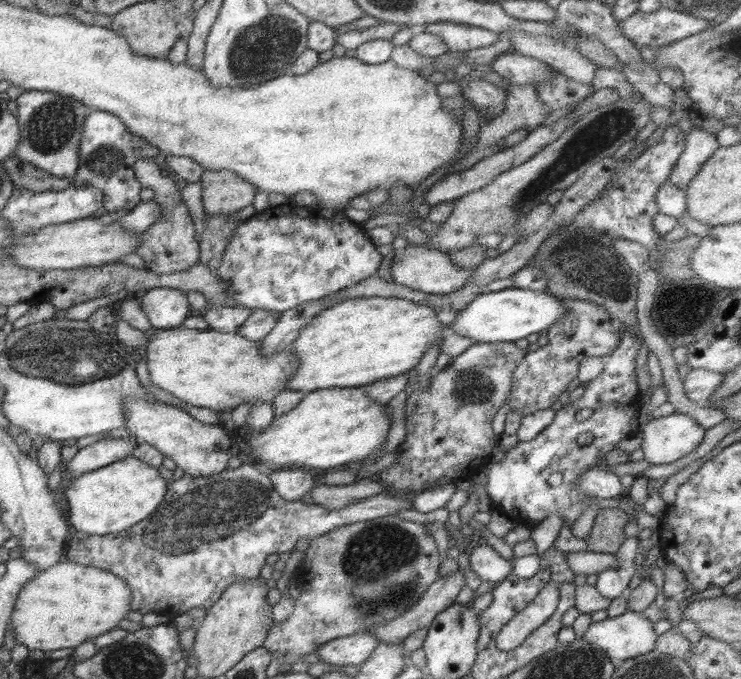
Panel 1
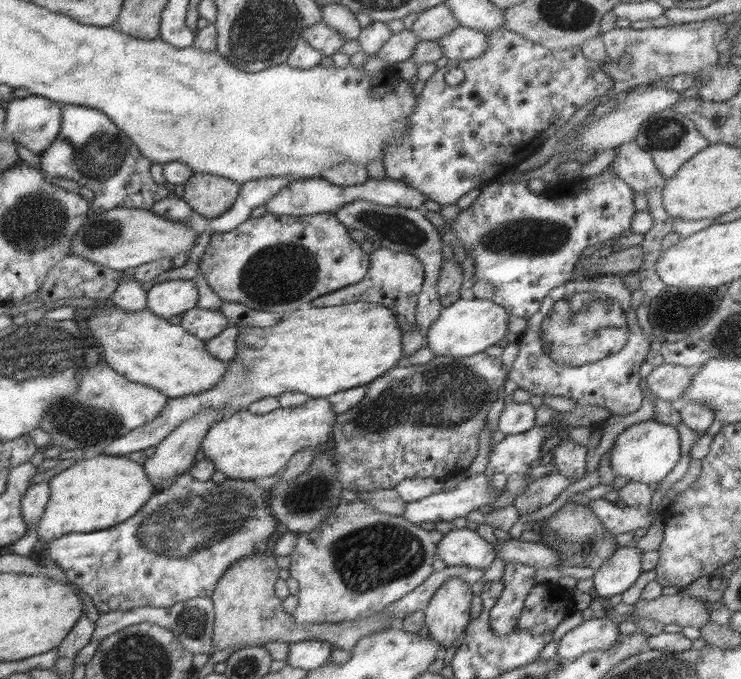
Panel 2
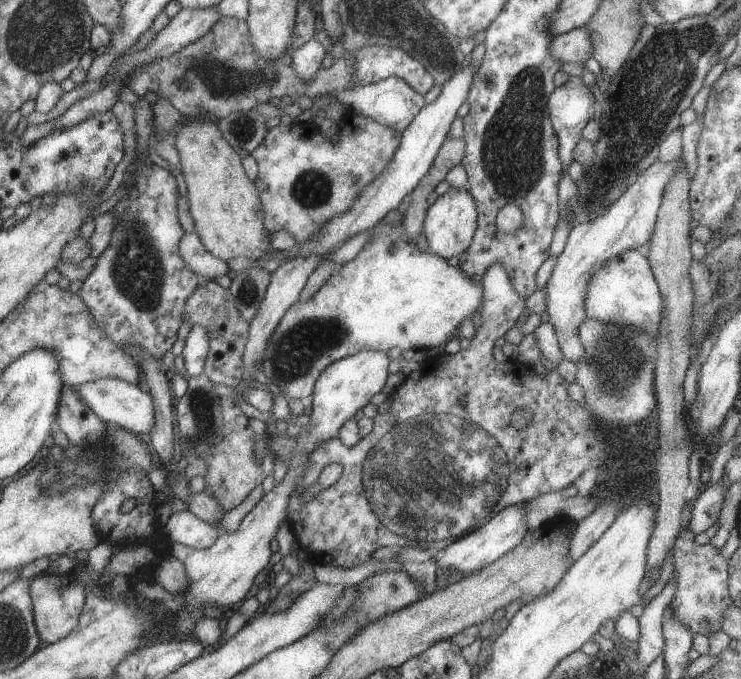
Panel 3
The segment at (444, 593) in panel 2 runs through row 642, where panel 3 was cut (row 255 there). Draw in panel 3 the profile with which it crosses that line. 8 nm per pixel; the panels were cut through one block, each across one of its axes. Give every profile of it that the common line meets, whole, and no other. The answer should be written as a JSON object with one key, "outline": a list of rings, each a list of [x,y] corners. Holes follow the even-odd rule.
{"outline":[[[450,187],[445,194],[438,196],[429,204],[423,220],[423,234],[427,240],[428,251],[445,260],[458,257],[467,249],[475,234],[477,210],[473,198],[467,190]]]}

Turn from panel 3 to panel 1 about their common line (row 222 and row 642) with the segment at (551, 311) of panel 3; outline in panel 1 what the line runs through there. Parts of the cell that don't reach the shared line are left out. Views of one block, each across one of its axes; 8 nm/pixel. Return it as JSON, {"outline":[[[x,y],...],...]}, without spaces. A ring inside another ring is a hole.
{"outline":[[[625,611],[616,617],[592,622],[581,640],[602,650],[611,660],[624,661],[654,649],[657,635],[641,613]]]}

